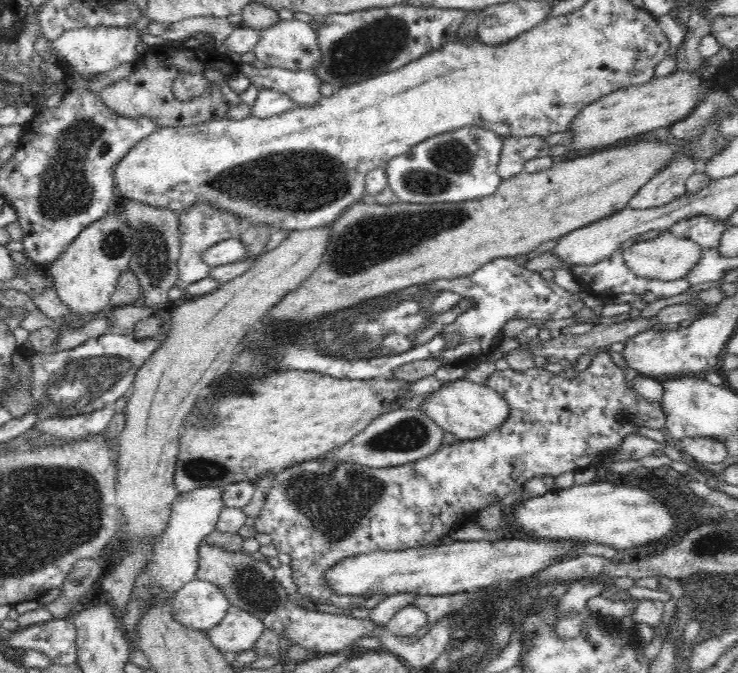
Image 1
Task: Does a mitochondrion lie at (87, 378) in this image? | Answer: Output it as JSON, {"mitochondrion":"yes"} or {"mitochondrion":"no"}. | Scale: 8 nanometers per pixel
{"mitochondrion":"yes"}

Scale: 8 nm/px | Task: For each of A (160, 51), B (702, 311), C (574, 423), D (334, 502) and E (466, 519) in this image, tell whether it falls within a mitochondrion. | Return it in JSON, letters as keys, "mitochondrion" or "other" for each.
{"A":"other","B":"other","C":"other","D":"mitochondrion","E":"other"}

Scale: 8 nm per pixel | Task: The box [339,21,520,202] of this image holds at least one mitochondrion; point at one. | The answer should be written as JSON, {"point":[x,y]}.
{"point":[444,163]}

